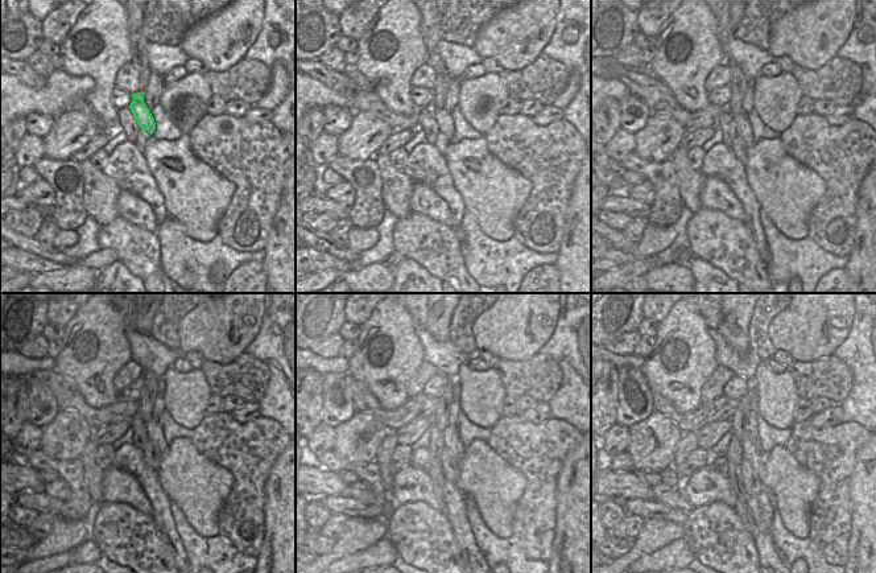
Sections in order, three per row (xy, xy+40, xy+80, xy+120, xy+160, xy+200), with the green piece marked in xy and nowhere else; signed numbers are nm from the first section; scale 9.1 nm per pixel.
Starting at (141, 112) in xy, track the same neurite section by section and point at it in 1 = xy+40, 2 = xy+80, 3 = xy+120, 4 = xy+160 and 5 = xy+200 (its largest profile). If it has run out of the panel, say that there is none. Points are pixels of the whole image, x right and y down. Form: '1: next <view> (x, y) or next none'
1: next xy+40 (443, 119)
2: next xy+80 (743, 128)
3: next xy+120 (153, 429)
4: next xy+160 (453, 442)
5: next xy+200 (751, 453)

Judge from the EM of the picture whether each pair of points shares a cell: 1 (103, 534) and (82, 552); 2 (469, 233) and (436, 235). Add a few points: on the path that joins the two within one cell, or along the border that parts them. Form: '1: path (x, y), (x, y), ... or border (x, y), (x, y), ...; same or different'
1: border (94, 539), (103, 555); different
2: border (459, 239), (462, 260), (467, 269); different

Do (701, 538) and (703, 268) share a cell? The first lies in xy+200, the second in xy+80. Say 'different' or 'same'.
different

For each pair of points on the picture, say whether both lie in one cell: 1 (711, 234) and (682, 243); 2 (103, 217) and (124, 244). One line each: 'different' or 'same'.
1: different
2: different

